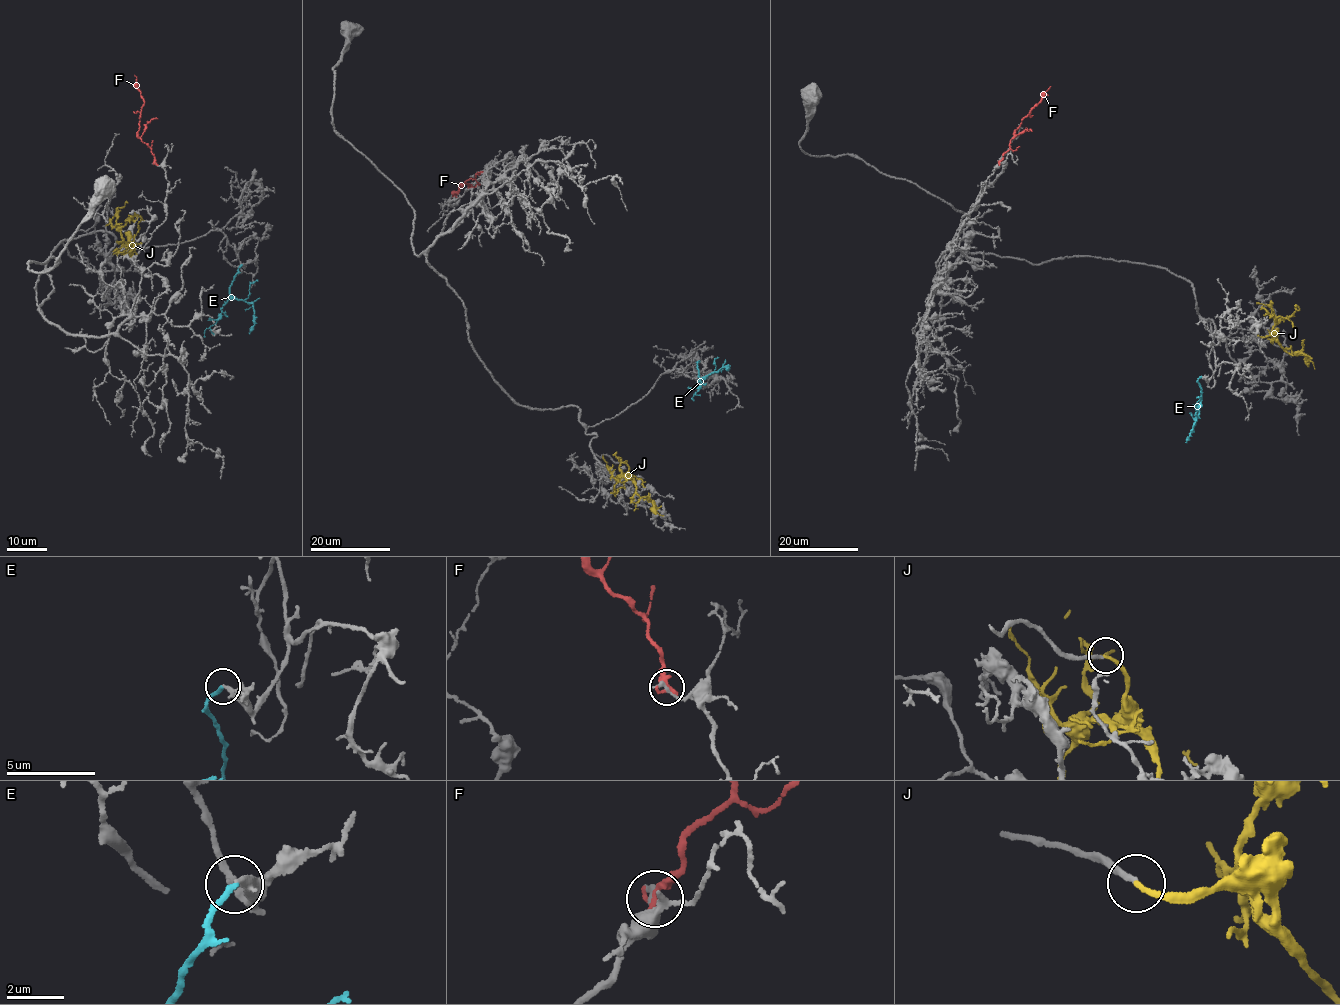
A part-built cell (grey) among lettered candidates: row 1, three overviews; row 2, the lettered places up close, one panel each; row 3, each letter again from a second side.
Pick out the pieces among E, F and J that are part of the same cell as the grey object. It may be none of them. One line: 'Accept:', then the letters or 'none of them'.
Accept: J

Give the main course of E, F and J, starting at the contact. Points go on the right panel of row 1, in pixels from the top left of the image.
E: (1201, 376), (1197, 381), (1202, 390), (1199, 412), (1185, 442)
F: (999, 162), (1009, 149), (1014, 130), (1050, 86)
J: (1257, 335), (1275, 339), (1273, 328), (1281, 319), (1292, 315), (1296, 308), (1299, 309), (1295, 306)

